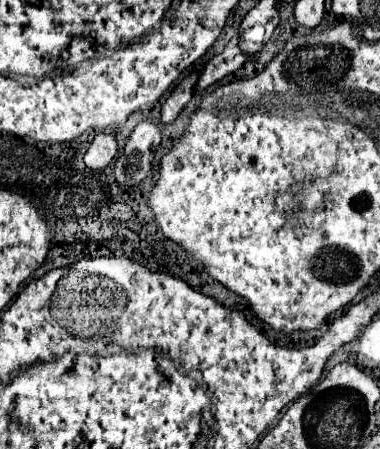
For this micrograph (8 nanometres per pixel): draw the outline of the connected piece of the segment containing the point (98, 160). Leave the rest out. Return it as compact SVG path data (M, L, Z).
M98 134L84 154L84 164L92 170L102 170L110 166L116 154L118 154L116 138L112 134Z

